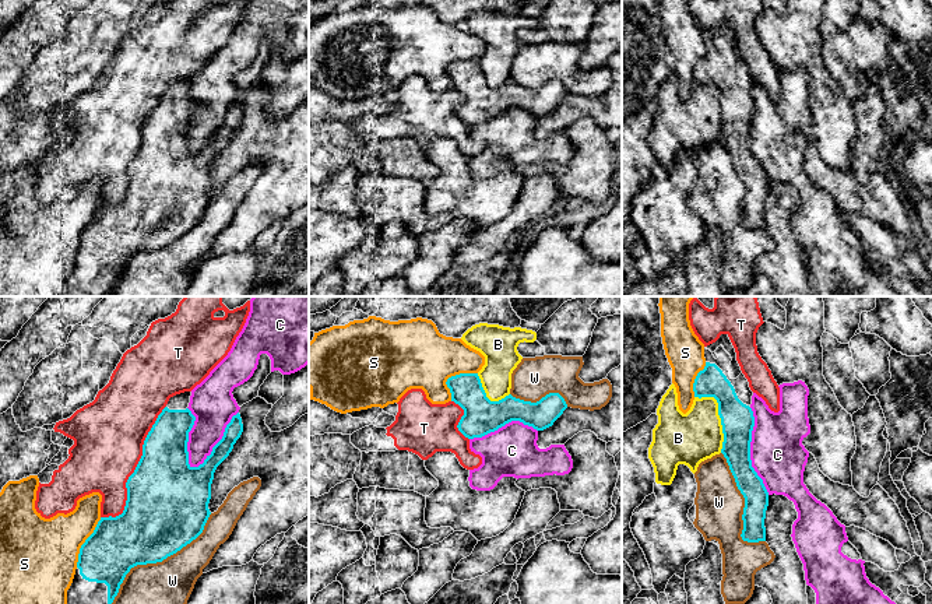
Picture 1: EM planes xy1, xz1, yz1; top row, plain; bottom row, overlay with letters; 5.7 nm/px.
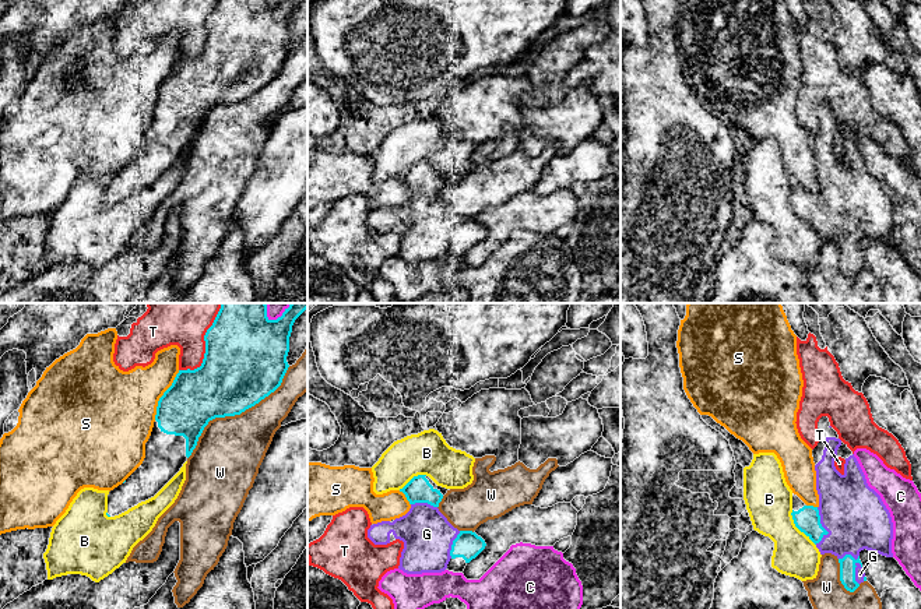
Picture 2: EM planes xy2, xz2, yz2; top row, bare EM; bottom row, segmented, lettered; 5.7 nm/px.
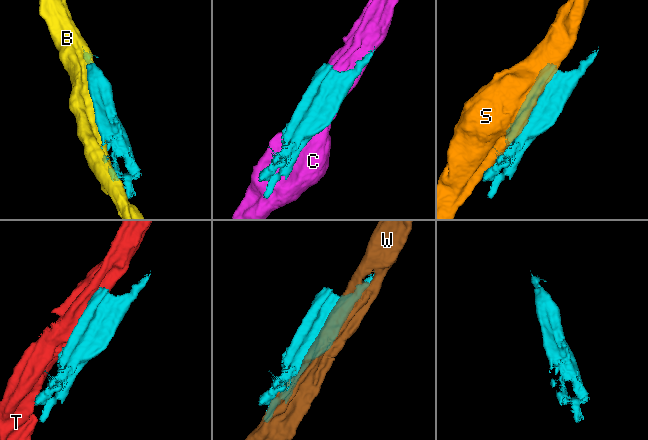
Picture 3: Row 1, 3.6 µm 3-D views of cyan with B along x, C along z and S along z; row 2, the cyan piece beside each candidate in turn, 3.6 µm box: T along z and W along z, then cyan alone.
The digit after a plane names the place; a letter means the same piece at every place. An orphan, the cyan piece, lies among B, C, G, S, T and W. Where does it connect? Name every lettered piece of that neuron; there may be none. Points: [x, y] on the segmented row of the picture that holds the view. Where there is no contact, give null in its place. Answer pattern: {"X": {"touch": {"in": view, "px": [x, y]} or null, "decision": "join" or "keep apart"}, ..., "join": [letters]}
{"B": {"touch": {"in": "yz1", "px": [718, 414]}, "decision": "keep apart"}, "C": {"touch": {"in": "xy1", "px": [217, 443]}, "decision": "keep apart"}, "G": {"touch": {"in": "yz2", "px": [856, 566]}, "decision": "join"}, "S": {"touch": {"in": "xz1", "px": [452, 376]}, "decision": "keep apart"}, "T": {"touch": {"in": "xy1", "px": [134, 470]}, "decision": "keep apart"}, "W": {"touch": {"in": "xy2", "px": [235, 414]}, "decision": "keep apart"}, "join": ["G"]}

